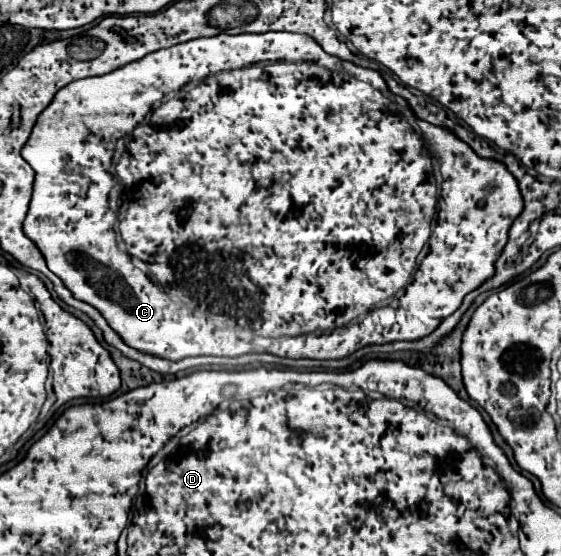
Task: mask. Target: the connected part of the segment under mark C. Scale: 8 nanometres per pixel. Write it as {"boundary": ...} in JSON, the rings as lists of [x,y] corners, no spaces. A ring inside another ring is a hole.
{"boundary":[[[269,31],[269,33],[261,33],[261,35],[255,35],[255,33],[243,33],[243,35],[227,35],[227,33],[221,33],[221,35],[215,35],[215,37],[193,39],[193,41],[187,41],[187,43],[179,43],[179,45],[175,45],[175,47],[167,47],[167,49],[159,49],[159,51],[155,51],[155,53],[149,53],[149,55],[145,55],[143,59],[139,59],[137,63],[129,63],[129,65],[117,69],[115,73],[101,75],[101,77],[87,77],[87,79],[81,79],[81,81],[73,81],[73,83],[65,85],[65,87],[53,97],[53,103],[39,115],[39,119],[37,119],[37,123],[35,123],[35,127],[33,127],[33,133],[31,133],[29,141],[25,143],[25,147],[23,147],[23,151],[21,151],[21,157],[23,157],[23,159],[33,167],[33,171],[35,171],[33,199],[31,199],[31,205],[29,205],[27,219],[25,219],[25,235],[39,247],[39,251],[43,253],[43,257],[45,257],[45,261],[47,261],[47,267],[49,267],[55,275],[59,275],[59,279],[65,283],[65,287],[69,287],[69,289],[73,291],[73,297],[77,297],[77,299],[87,301],[89,305],[93,305],[93,307],[105,317],[105,321],[119,333],[119,337],[121,337],[129,347],[139,349],[139,351],[145,351],[145,353],[151,353],[151,355],[165,357],[165,359],[169,359],[169,361],[179,361],[179,359],[193,357],[193,355],[239,357],[239,355],[249,353],[249,343],[255,343],[253,353],[263,353],[263,351],[265,351],[265,353],[273,353],[273,355],[277,355],[277,357],[291,357],[291,359],[299,359],[299,357],[309,357],[309,359],[339,359],[339,357],[351,355],[351,353],[357,351],[359,347],[373,345],[373,343],[381,345],[381,343],[393,343],[393,341],[415,341],[415,339],[421,339],[421,337],[433,333],[433,331],[437,329],[437,325],[439,325],[445,317],[449,317],[451,313],[455,313],[455,311],[459,309],[463,297],[465,297],[469,291],[477,289],[485,279],[489,279],[489,277],[493,275],[493,263],[495,263],[495,259],[497,259],[497,253],[501,253],[501,247],[507,243],[507,231],[509,231],[513,219],[523,211],[523,199],[521,199],[521,193],[519,193],[519,187],[517,187],[515,177],[505,169],[503,163],[491,161],[491,159],[481,159],[479,155],[475,155],[475,151],[473,151],[467,143],[463,143],[461,139],[453,137],[453,133],[449,133],[449,131],[443,129],[443,127],[435,127],[435,125],[431,125],[431,123],[419,121],[421,135],[415,133],[415,131],[411,129],[411,125],[399,115],[397,105],[406,106],[405,102],[401,100],[400,97],[392,95],[391,101],[391,99],[387,99],[383,93],[379,93],[377,89],[373,89],[369,83],[357,81],[357,79],[351,77],[351,75],[357,75],[357,79],[365,79],[365,81],[369,81],[369,83],[373,83],[373,85],[385,83],[383,77],[381,77],[377,71],[373,71],[373,69],[363,69],[363,67],[357,67],[357,65],[353,65],[353,63],[341,61],[341,59],[337,59],[337,57],[333,57],[333,55],[327,55],[327,53],[325,53],[313,39],[309,39],[307,35],[295,35],[295,33],[285,33],[285,31],[283,31],[283,33],[281,33],[281,31],[279,31],[279,33],[277,33],[277,31]],[[187,83],[201,83],[201,85],[189,89],[187,93],[185,93],[185,91],[179,91],[179,89],[185,87]],[[171,91],[173,91],[173,95],[169,95],[169,97],[165,99],[165,103],[161,103],[163,97],[165,97],[167,93],[171,93]],[[119,137],[125,137],[125,153],[121,155],[121,159],[119,159],[119,163],[117,163],[117,175],[121,175],[121,183],[123,183],[123,187],[125,187],[125,197],[123,197],[123,207],[119,209],[119,213],[115,213],[115,211],[111,211],[111,207],[109,207],[109,193],[111,193],[111,189],[117,185],[117,179],[113,179],[113,173],[111,173],[111,163],[113,163],[113,155],[115,155],[115,143],[117,143]],[[427,149],[429,149],[433,155],[437,155],[439,171],[441,171],[441,175],[443,175],[443,183],[441,183],[443,189],[441,189],[441,193],[439,193],[437,217],[435,217],[437,189],[435,189],[435,179],[433,179],[433,173],[431,173],[431,157],[429,157],[429,151],[427,151]],[[117,217],[119,217],[119,231],[121,231],[121,237],[123,237],[123,239],[139,239],[139,243],[125,243],[121,237],[117,237],[117,233],[115,233],[115,221],[117,221]],[[425,243],[429,245],[427,255],[421,259],[419,265],[415,265],[415,259],[417,259],[417,255],[419,255],[419,251],[423,249]]]}

